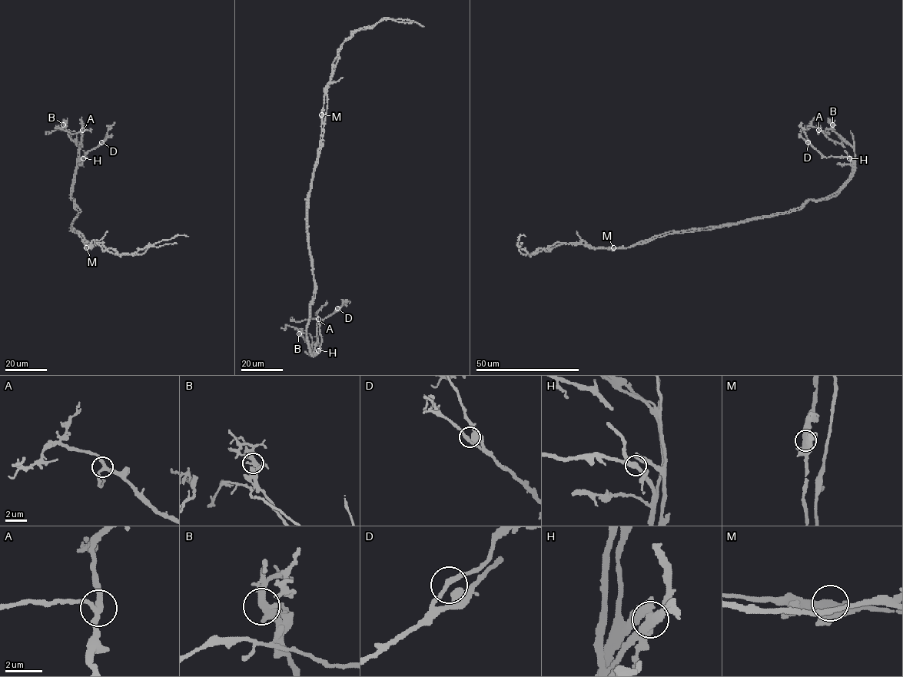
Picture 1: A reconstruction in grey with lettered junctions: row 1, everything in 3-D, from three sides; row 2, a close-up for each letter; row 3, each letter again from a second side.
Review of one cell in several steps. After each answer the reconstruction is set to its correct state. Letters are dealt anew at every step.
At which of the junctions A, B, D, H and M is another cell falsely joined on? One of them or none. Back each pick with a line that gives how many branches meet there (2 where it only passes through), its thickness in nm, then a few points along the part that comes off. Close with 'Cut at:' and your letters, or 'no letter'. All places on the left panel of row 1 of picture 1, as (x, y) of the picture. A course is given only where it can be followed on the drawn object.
H: 3 branches meet; 360 nm thick; foreign part runs (83, 158), (71, 188), (81, 211), (72, 226), (88, 247), (102, 242), (117, 254), (137, 254), (188, 237)
Cut at: H

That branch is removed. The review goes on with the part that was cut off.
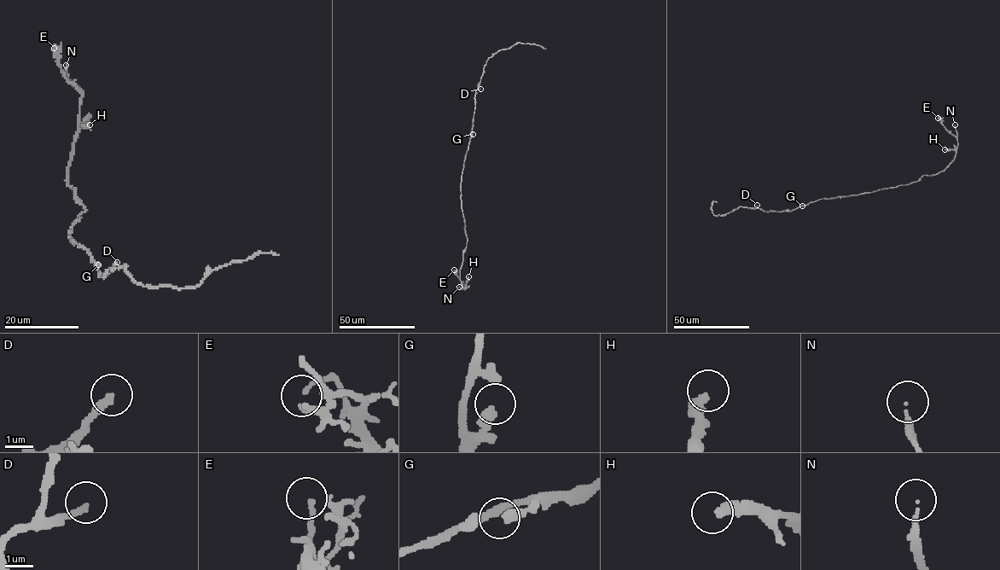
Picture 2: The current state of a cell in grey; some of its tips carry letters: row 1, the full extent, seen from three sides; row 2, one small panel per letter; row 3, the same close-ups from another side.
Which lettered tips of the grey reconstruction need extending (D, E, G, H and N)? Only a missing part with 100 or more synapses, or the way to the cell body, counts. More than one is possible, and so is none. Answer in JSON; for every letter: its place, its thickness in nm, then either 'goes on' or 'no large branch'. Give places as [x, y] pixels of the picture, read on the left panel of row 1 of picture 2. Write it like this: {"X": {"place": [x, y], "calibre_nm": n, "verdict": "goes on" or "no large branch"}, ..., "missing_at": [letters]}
{"D": {"place": [117, 262], "calibre_nm": 200, "verdict": "goes on"}, "E": {"place": [54, 48], "calibre_nm": 150, "verdict": "no large branch"}, "G": {"place": [98, 264], "calibre_nm": 360, "verdict": "no large branch"}, "H": {"place": [90, 125], "calibre_nm": 380, "verdict": "no large branch"}, "N": {"place": [66, 65], "calibre_nm": 150, "verdict": "goes on"}, "missing_at": ["D", "N"]}

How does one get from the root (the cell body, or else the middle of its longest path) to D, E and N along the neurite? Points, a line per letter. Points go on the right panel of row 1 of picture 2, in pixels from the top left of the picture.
D: (835, 198), (820, 199), (790, 211), (765, 212), (757, 205)
E: (835, 198), (908, 184), (924, 175), (943, 171), (954, 159), (957, 142), (938, 118)
N: (835, 198), (908, 184), (924, 175), (943, 171), (953, 159), (956, 150), (955, 125)

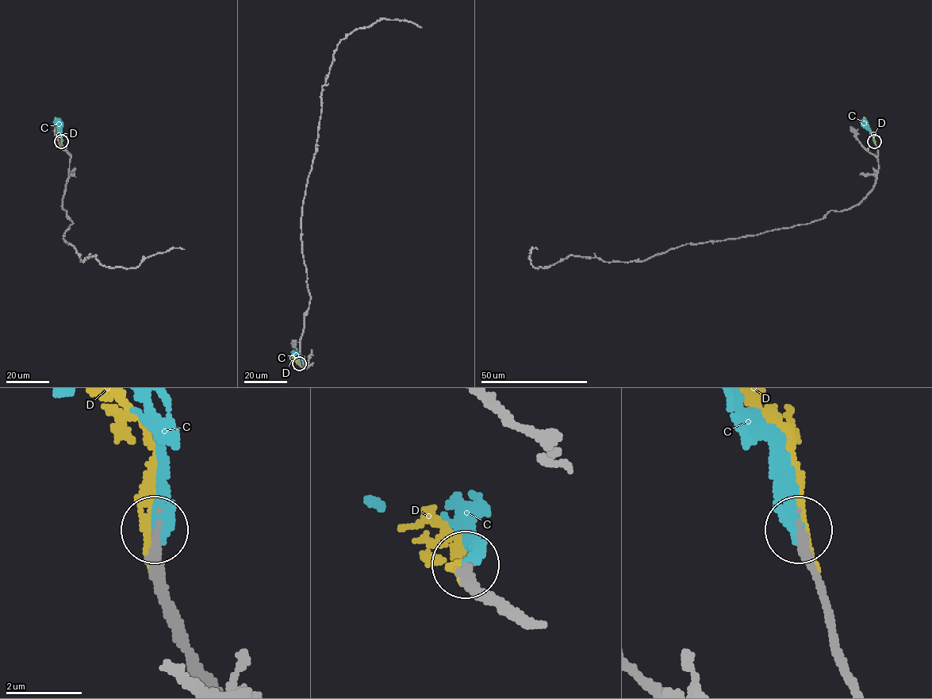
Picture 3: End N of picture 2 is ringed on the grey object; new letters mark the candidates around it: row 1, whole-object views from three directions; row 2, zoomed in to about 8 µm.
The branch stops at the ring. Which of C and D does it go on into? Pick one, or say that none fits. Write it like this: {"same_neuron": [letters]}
{"same_neuron": ["C"]}

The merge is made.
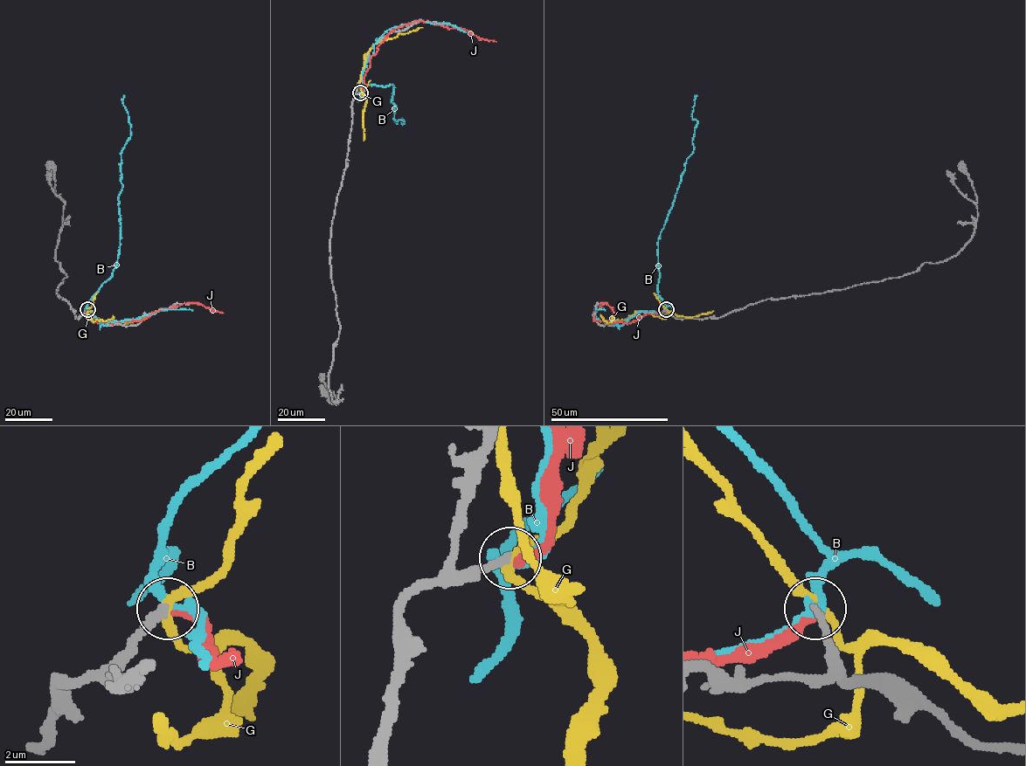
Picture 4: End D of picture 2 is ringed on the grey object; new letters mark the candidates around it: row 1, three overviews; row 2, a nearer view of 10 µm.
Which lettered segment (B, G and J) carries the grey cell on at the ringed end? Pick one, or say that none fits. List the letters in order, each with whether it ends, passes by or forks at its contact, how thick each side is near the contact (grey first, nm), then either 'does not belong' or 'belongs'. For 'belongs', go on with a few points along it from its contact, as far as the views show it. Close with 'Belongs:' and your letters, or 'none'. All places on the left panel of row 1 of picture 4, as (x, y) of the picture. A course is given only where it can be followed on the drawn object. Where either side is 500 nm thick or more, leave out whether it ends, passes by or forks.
B: it passes by | 240/280 nm | does not belong
G: it passes by | 240/240 nm | does not belong
J: it ends | 220/220 nm | does not belong
Belongs: none

